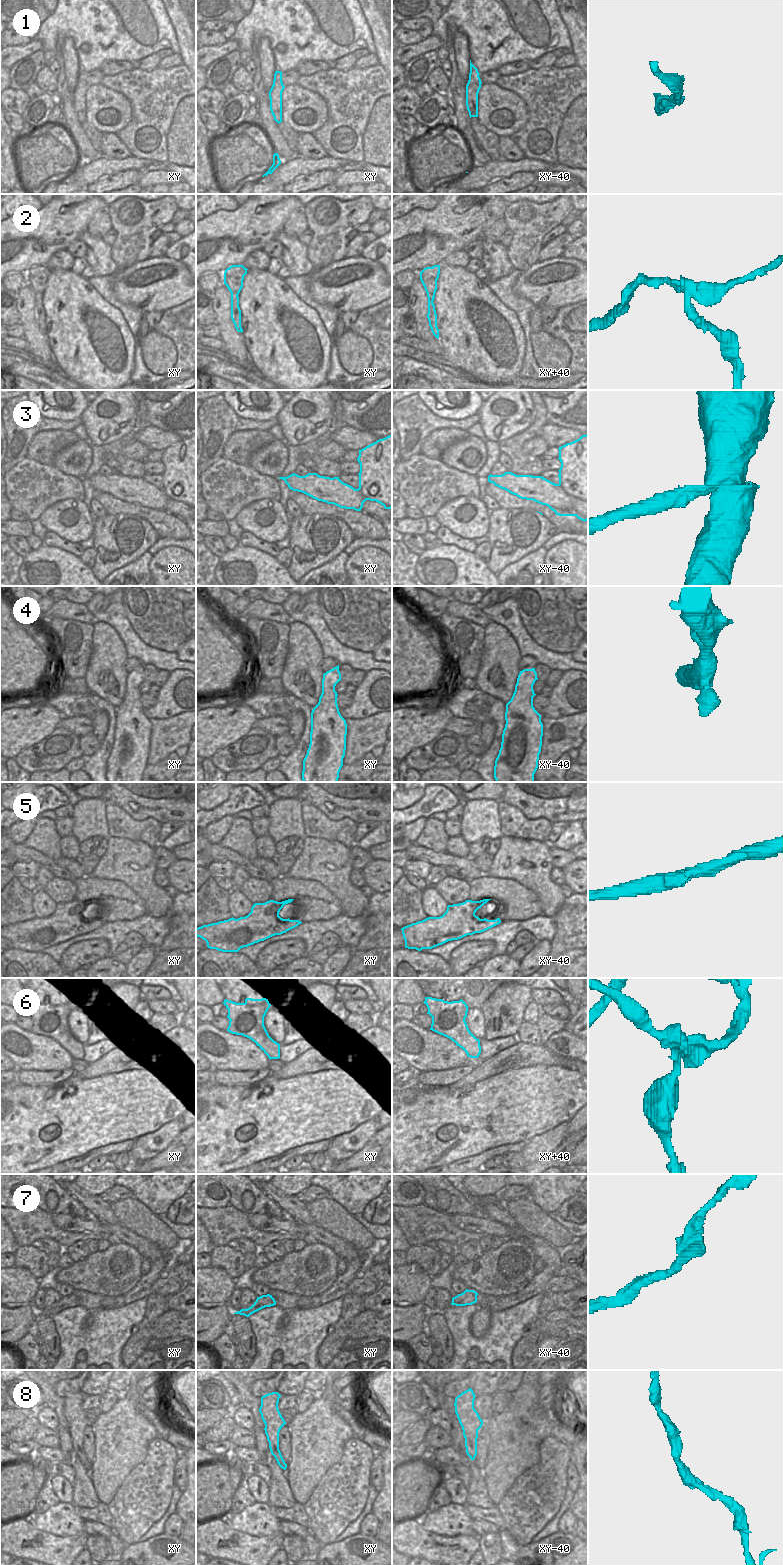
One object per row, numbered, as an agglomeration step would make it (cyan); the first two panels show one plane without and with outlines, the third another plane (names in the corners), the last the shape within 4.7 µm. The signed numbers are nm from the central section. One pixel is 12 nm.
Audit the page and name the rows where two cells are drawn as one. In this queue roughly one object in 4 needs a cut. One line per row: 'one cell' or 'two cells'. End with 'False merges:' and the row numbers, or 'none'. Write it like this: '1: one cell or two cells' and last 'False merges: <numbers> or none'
1: one cell
2: two cells
3: two cells
4: one cell
5: one cell
6: two cells
7: one cell
8: one cell
False merges: 2, 3, 6

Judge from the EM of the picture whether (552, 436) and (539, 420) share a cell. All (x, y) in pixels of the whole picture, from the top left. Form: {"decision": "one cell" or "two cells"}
{"decision": "two cells"}

